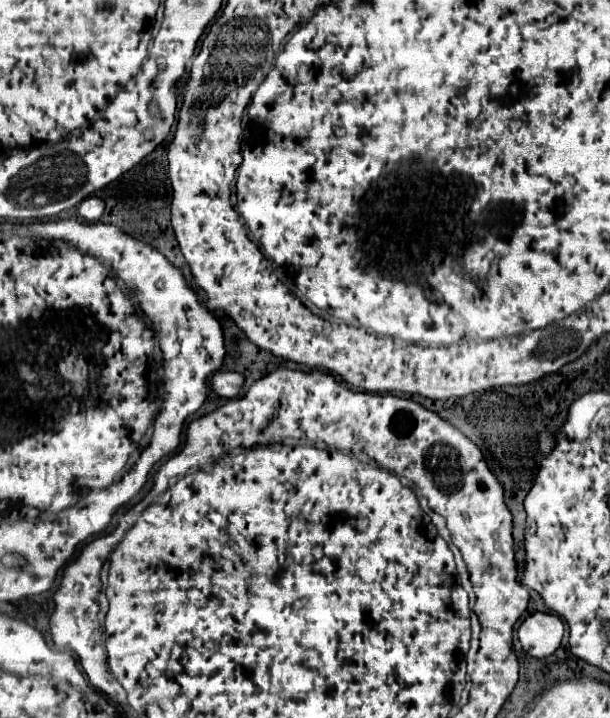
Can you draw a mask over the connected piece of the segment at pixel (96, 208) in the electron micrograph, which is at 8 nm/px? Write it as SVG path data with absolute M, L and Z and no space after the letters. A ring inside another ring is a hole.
M88 197L86 201L80 203L78 213L80 213L80 217L82 217L84 221L94 223L94 221L98 221L98 219L102 217L102 213L104 213L104 201L102 201L100 197Z

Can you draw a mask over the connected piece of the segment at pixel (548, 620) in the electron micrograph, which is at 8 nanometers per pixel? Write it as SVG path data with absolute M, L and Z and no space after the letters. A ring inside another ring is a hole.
M532 613L528 615L520 629L518 639L522 643L522 649L532 657L550 657L562 641L564 635L564 623L554 613Z

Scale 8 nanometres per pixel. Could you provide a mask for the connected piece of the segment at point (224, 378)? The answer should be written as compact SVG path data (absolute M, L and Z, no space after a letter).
M218 371L212 375L210 385L212 385L212 391L216 395L232 399L232 397L240 395L242 385L244 385L244 377L240 373L234 373L234 371Z

